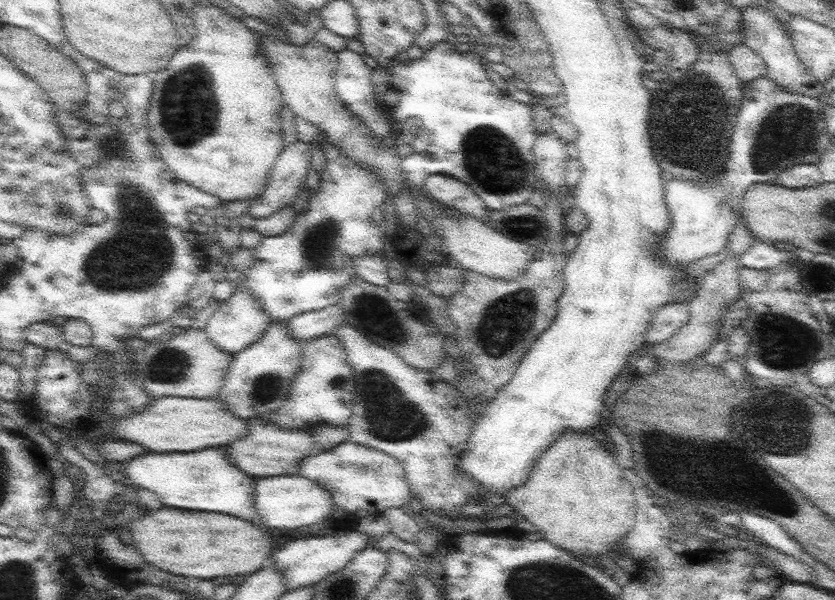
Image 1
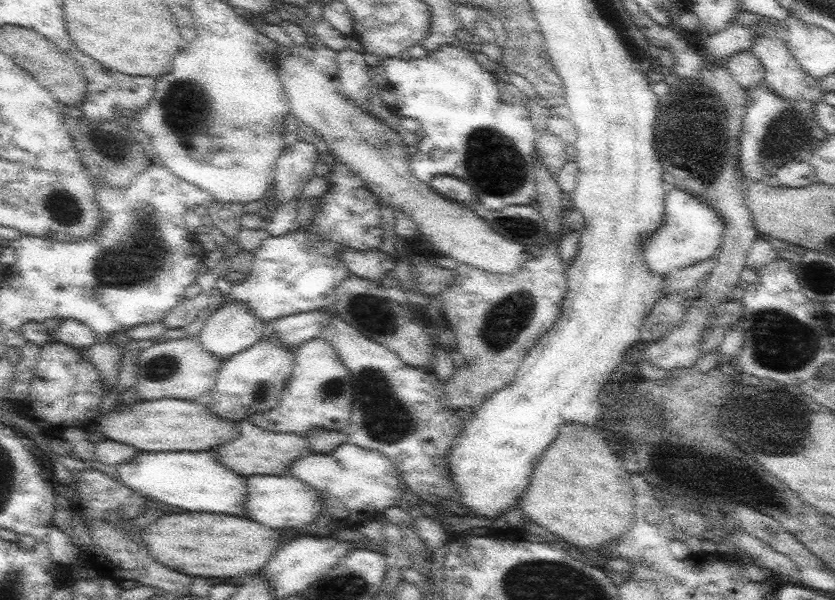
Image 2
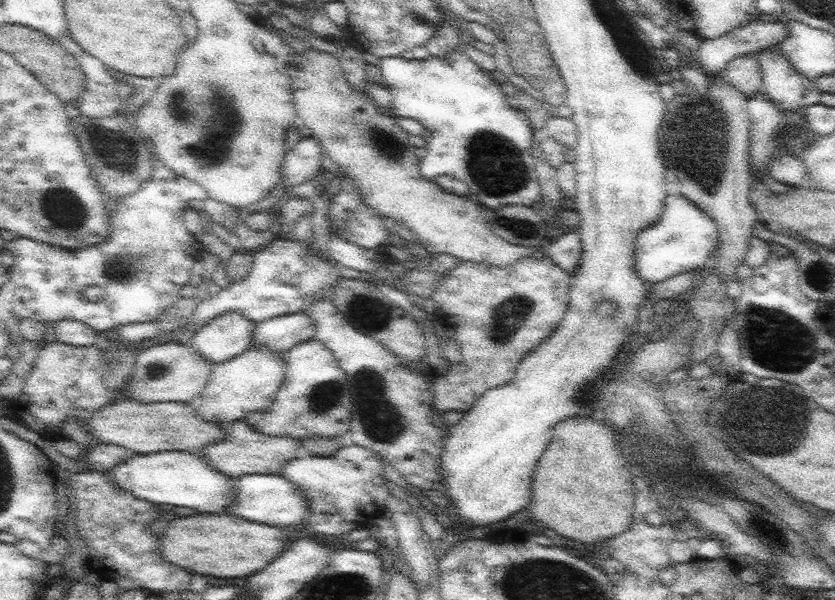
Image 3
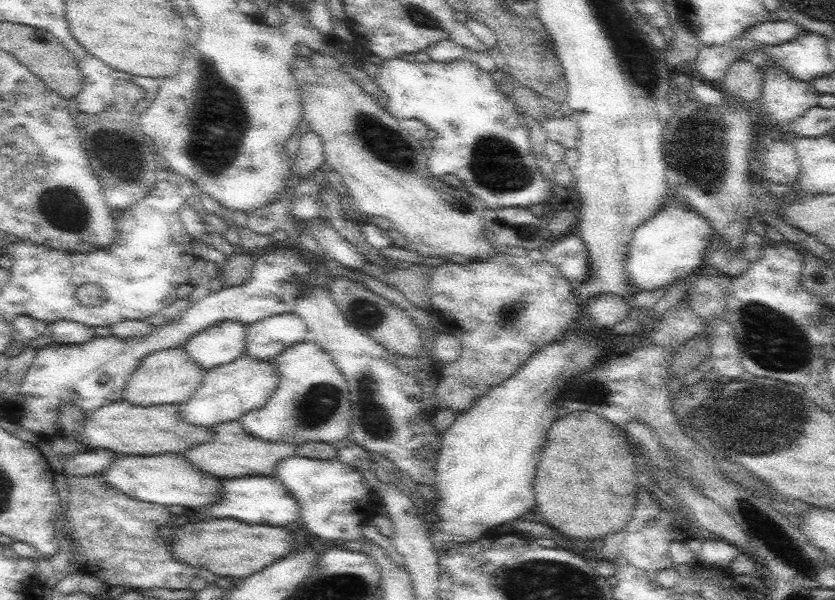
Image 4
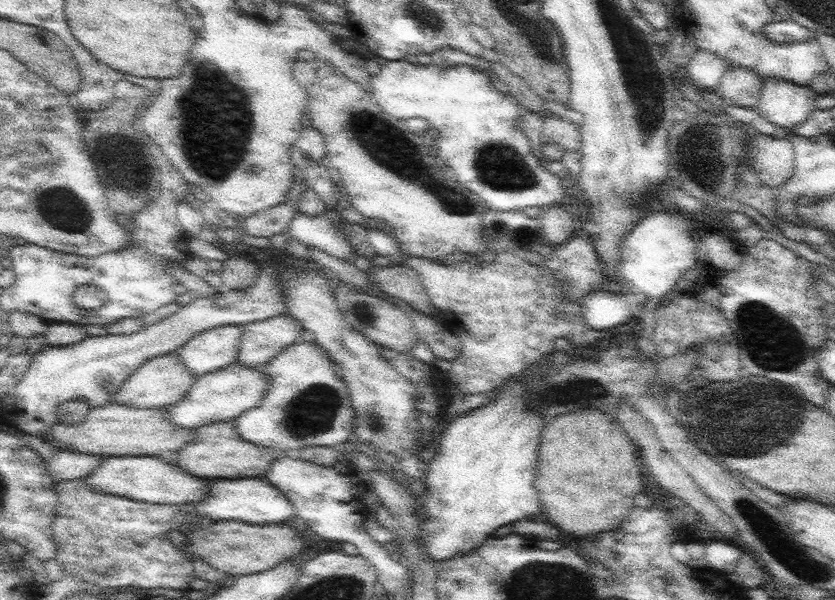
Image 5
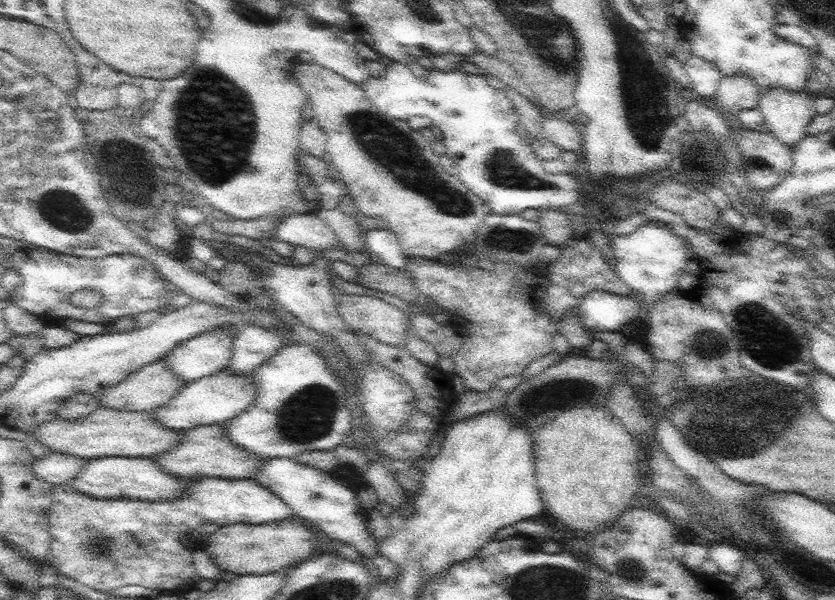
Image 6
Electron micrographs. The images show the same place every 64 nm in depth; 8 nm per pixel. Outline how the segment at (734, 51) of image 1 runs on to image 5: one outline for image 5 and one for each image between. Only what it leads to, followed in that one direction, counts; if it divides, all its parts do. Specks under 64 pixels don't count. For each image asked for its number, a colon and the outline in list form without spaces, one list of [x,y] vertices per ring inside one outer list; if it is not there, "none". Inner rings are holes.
2: [[[743,50],[733,54],[727,62],[725,62],[729,74],[733,76],[733,80],[743,88],[743,90],[753,90],[755,86],[759,86],[765,78],[765,70],[761,60],[751,52],[751,50]]]
3: [[[755,54],[739,56],[731,60],[725,68],[723,78],[731,86],[735,86],[741,94],[745,94],[749,100],[755,94],[759,94],[759,90],[763,88],[763,72],[761,72],[761,64],[757,62]]]
4: [[[735,60],[729,66],[725,78],[717,84],[717,90],[735,100],[741,100],[751,108],[751,104],[755,104],[761,98],[763,70],[751,62]]]
5: [[[729,68],[715,92],[725,100],[725,106],[757,108],[761,100],[761,78],[749,68]]]

